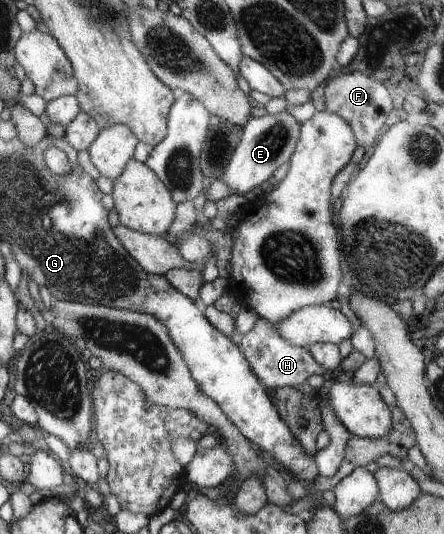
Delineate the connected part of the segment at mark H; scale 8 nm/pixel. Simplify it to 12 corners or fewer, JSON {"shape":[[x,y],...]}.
{"shape":[[263,318],[238,336],[263,386],[306,388],[327,370]]}

